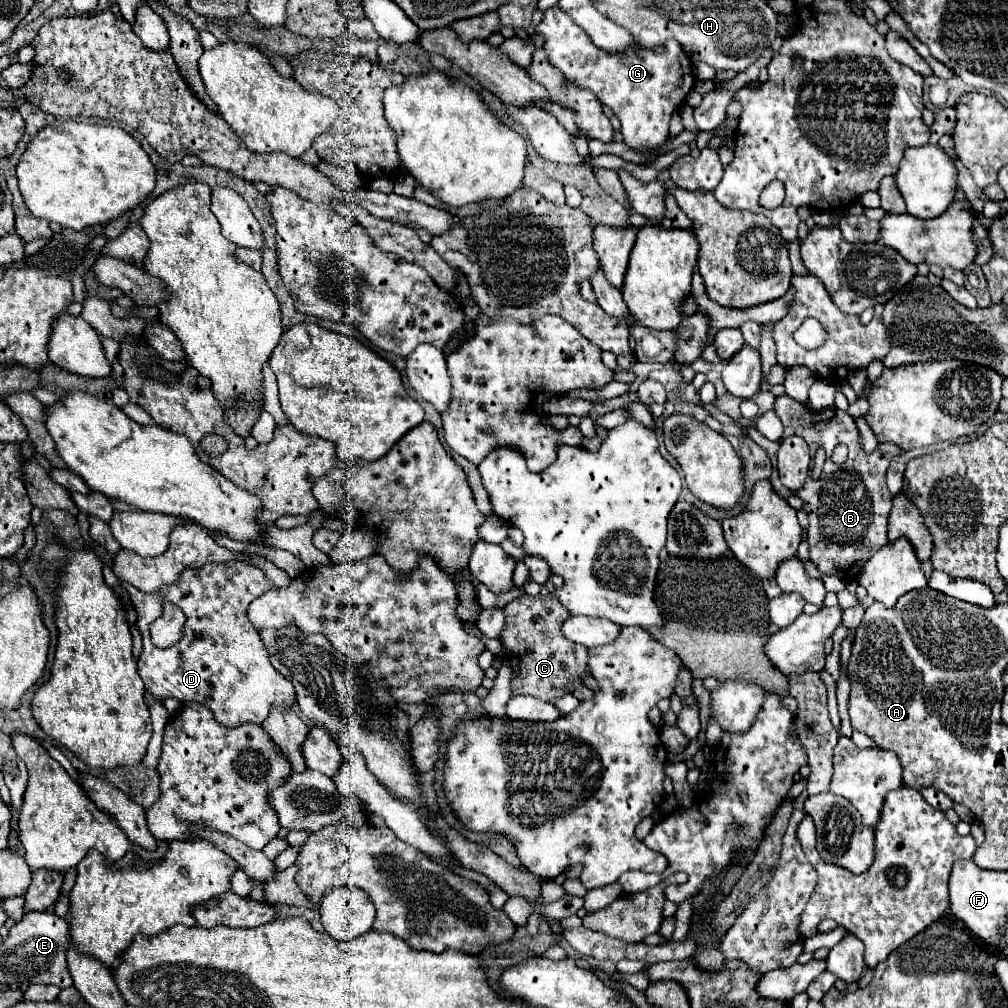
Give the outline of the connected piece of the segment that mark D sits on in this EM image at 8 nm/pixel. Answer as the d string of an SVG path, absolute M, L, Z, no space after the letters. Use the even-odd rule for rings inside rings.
M241 559L185 569L177 583L151 595L133 589L129 583L123 583L123 587L135 605L137 627L143 635L143 653L137 663L139 677L157 701L173 697L179 703L201 703L211 709L221 725L227 727L235 727L245 721L261 725L273 705L293 705L295 691L291 681L269 663L269 653L247 619L249 603L261 597L261 593L273 589L269 579L261 569L253 567L253 563ZM163 601L171 601L187 617L183 639L167 649L155 647L149 637L149 625L163 615Z

